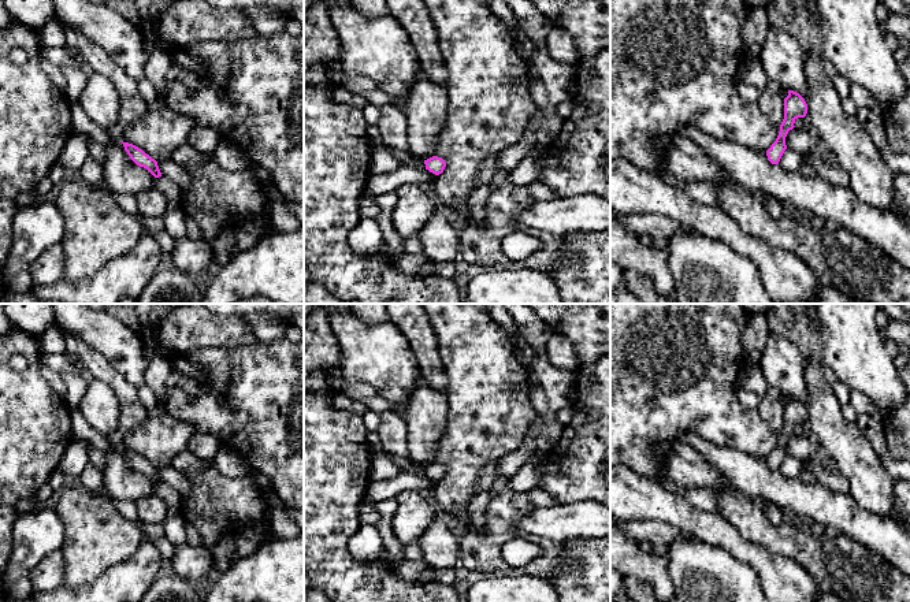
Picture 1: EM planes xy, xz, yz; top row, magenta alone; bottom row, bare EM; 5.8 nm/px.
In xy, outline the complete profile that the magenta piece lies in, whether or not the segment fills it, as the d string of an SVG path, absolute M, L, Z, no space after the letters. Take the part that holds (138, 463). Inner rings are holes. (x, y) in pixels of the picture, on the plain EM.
M123 449L125 457L130 462L130 465L140 473L146 475L155 484L161 483L161 479L159 476L157 468L152 465L149 461L146 461L142 456L138 453Z

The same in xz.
M432 462L427 467L424 467L426 471L426 476L428 476L430 479L439 482L443 479L446 469L442 464L438 462Z

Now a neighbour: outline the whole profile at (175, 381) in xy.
M171 367L170 376L166 382L166 395L163 398L163 402L160 405L149 409L149 416L155 417L155 416L159 416L159 415L166 412L167 393L171 389L181 389L181 390L186 391L189 395L197 395L198 394L198 384L194 380L178 374Z

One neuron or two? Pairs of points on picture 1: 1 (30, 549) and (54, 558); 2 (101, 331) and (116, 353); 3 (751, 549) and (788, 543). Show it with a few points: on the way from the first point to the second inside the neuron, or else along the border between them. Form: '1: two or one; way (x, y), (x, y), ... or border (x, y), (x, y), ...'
1: two; border (59, 549), (48, 553), (33, 568), (32, 584)
2: one; way (107, 337), (116, 348)
3: two; border (736, 528), (743, 537), (769, 552), (792, 560)

